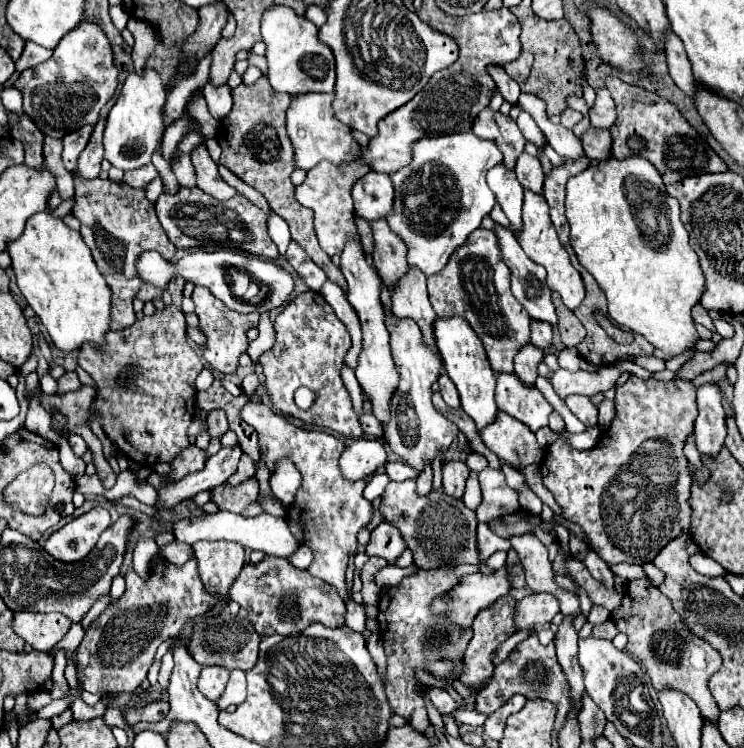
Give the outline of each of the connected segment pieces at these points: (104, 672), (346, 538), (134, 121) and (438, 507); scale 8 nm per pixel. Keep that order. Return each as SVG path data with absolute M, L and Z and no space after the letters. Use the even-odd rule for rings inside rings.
M196 558L188 560L184 566L176 568L176 574L166 574L166 560L160 560L154 568L152 568L152 576L148 580L140 580L140 576L130 570L126 574L126 592L124 596L110 604L96 622L92 622L92 626L88 628L80 648L78 648L78 666L82 670L80 674L80 682L84 686L84 690L88 692L96 692L96 694L104 694L104 692L116 692L116 694L132 694L142 680L148 674L148 668L154 662L156 650L160 646L162 640L166 640L168 636L176 636L184 622L188 618L196 618L202 616L214 602L216 598L212 594L208 594L202 588L202 582L198 578L198 564Z
M248 402L242 408L240 416L256 430L260 456L266 462L270 474L274 474L276 464L282 458L290 458L294 466L300 470L302 484L294 496L294 502L290 504L286 516L288 526L292 528L292 534L296 536L298 544L306 544L314 552L314 560L308 566L308 572L334 586L344 600L350 600L352 596L348 594L346 586L346 568L350 564L350 554L356 554L358 532L366 528L374 516L372 502L366 500L362 494L372 476L366 476L364 480L356 482L344 480L338 468L338 458L344 452L346 444L332 434L298 428L284 416L272 412L266 404Z
M146 66L142 70L142 74L138 72L130 72L124 80L124 86L122 86L122 94L118 96L116 104L112 106L110 114L108 114L108 122L106 122L106 130L104 130L104 158L110 160L112 166L120 168L120 170L134 170L134 168L140 168L144 164L148 164L152 160L152 154L158 150L160 142L162 142L162 134L166 130L164 126L164 118L162 118L162 112L164 112L164 102L166 102L166 88L158 76L158 72L150 66Z
M390 482L382 494L380 512L386 522L394 524L404 540L406 546L414 554L414 562L422 570L446 566L446 564L478 564L478 550L476 550L476 514L464 506L462 500L452 500L444 494L444 490L430 492L428 496L416 494L416 482ZM428 530L428 538L422 538Z

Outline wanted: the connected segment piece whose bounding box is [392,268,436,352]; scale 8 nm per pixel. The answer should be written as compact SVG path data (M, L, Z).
M410 268L408 274L398 282L396 292L392 294L392 312L396 318L410 318L412 322L422 328L424 342L432 346L432 352L436 352L436 342L432 336L432 324L436 322L436 314L428 302L426 292L426 276L420 274L420 270Z

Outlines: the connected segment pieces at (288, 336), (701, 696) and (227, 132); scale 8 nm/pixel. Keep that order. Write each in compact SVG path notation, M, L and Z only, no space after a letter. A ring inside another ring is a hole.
M318 292L300 294L276 316L274 328L276 344L260 356L272 404L284 414L300 418L306 424L328 428L346 438L360 438L362 428L352 408L350 394L340 378L344 354L350 350L350 334L334 314L332 306ZM300 386L308 386L316 392L316 400L308 410L300 410L294 404L294 392Z
M648 578L628 582L628 592L622 600L622 606L616 612L612 612L610 620L618 626L620 632L628 636L626 652L638 658L640 664L644 664L652 680L652 686L658 692L662 688L684 692L698 704L704 720L712 722L714 726L718 724L720 708L716 706L716 700L712 700L712 694L708 690L708 678L716 670L720 670L722 656L706 640L700 640L698 636L692 636L692 632L688 632L684 618L672 608L670 600L656 586L652 586ZM678 620L680 620L680 630L678 630Z
M262 76L254 84L246 86L240 84L238 88L232 90L232 112L220 122L220 130L216 134L218 144L222 146L222 158L220 162L232 170L238 178L242 178L246 184L258 188L270 208L278 212L288 224L292 238L308 252L308 256L326 272L330 282L336 282L344 292L346 292L346 280L340 272L338 266L332 264L330 256L320 248L316 230L314 230L314 216L310 208L304 208L298 204L294 198L294 184L290 182L290 174L294 172L294 162L292 162L292 144L286 134L286 108L290 104L290 96L278 94L272 90L268 84L268 78Z

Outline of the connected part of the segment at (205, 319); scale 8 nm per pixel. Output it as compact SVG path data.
M196 286L192 292L192 300L196 304L196 316L200 318L200 330L206 336L206 344L200 348L202 350L202 358L216 370L224 372L224 374L232 374L238 368L238 358L242 352L246 352L248 348L248 338L246 332L254 326L258 326L258 314L238 314L234 310L230 310L228 306L224 306L218 298L212 296L212 292L208 292L208 288L200 288Z

